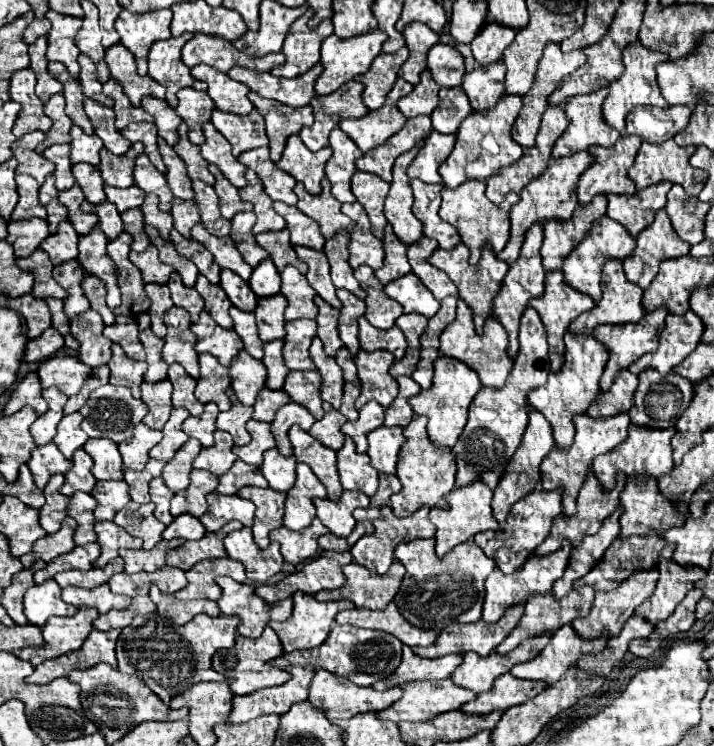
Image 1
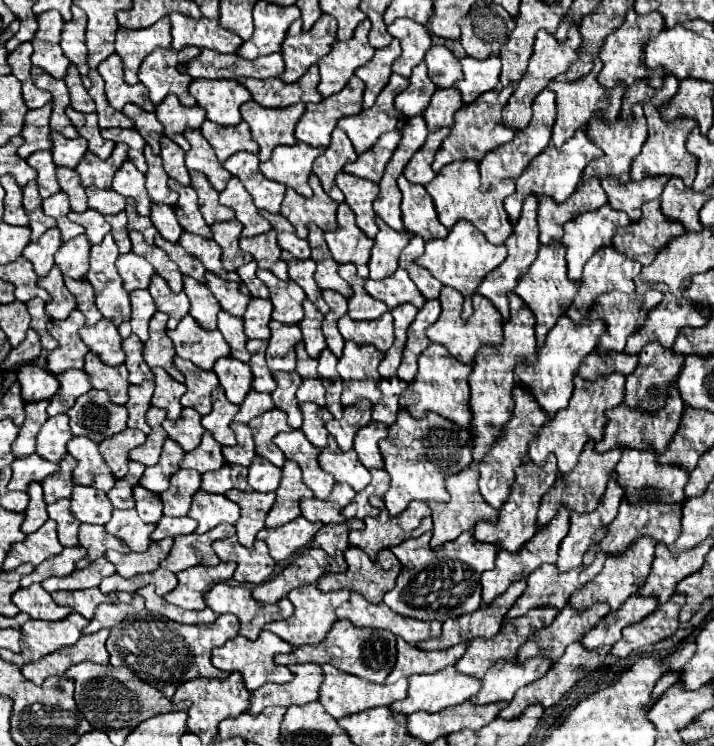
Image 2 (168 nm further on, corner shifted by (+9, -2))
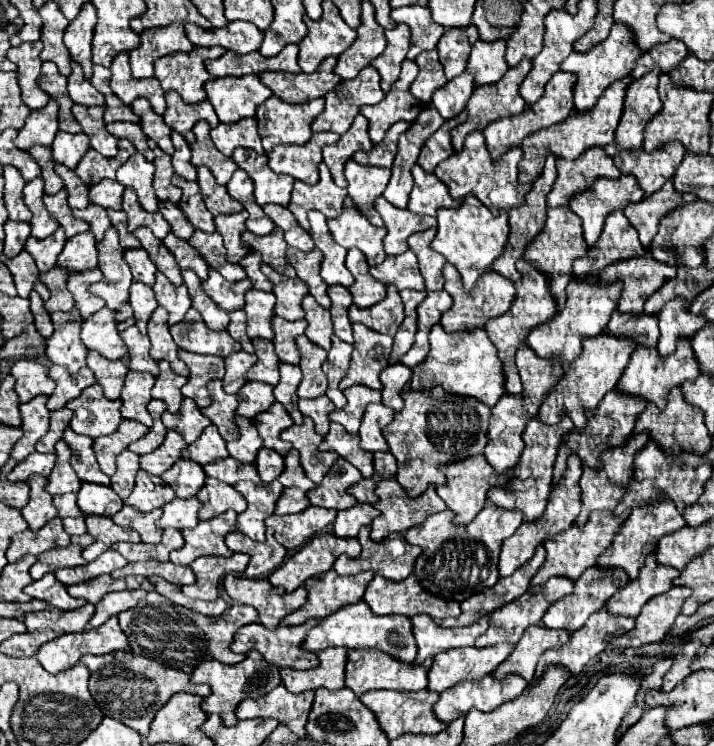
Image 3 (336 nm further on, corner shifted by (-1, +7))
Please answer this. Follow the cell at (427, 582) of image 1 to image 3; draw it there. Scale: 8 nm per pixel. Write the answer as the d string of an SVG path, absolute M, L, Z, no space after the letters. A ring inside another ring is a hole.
M488 502L482 514L478 514L478 518L474 518L474 522L470 524L458 526L452 522L452 518L454 512L450 510L432 514L420 526L412 526L406 532L406 542L422 548L414 570L422 586L432 594L462 602L478 590L494 586L494 582L498 582L498 556L502 542L516 532L524 516L520 510L504 510Z

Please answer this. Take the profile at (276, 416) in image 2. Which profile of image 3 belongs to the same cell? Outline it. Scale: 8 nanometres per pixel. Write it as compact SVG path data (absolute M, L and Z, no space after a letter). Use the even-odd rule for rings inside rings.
M274 402L266 412L258 414L254 418L254 426L258 430L258 434L264 440L264 446L270 450L276 450L280 456L286 456L290 452L290 442L280 440L280 432L292 426L292 420L288 418L286 410L282 410L282 406L278 406L278 402Z

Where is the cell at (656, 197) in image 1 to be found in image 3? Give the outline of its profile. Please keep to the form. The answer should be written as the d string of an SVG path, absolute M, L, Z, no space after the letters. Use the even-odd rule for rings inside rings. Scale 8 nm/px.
M670 142L668 146L660 146L652 152L646 152L644 148L622 150L612 158L622 174L634 174L644 192L652 194L654 190L658 190L658 186L672 178L682 156L684 146L680 142Z

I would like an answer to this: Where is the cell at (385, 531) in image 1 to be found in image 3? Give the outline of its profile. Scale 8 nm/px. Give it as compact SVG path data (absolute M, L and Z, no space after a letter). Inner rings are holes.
M380 480L376 484L376 490L374 492L378 494L378 502L374 506L380 510L380 516L374 518L374 522L372 522L372 534L370 536L376 542L380 542L382 538L386 538L392 532L406 532L410 526L422 524L430 514L436 514L436 512L444 512L446 510L446 502L436 494L434 486L430 486L418 498L410 498L406 494L406 490L396 480Z

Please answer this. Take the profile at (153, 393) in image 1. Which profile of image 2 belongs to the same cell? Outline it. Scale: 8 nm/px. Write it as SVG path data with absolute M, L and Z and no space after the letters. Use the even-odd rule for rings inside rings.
M146 381L140 385L130 385L128 389L128 427L142 429L146 435L152 431L152 427L146 423L146 411L150 409L150 399L154 393L154 381Z

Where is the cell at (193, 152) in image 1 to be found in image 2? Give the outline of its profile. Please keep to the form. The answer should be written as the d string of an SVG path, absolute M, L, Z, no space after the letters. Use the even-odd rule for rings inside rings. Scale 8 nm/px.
M166 135L162 137L162 153L160 153L162 161L164 161L164 169L166 173L176 179L182 185L190 185L190 175L188 169L184 165L184 151L172 143L172 139L168 139Z

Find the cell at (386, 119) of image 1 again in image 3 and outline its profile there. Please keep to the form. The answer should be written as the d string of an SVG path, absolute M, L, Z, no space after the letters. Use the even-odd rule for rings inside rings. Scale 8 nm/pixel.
M404 60L402 62L402 74L396 80L396 84L390 88L390 92L386 94L386 98L374 106L364 106L360 112L368 118L370 122L370 140L374 144L382 142L386 130L398 122L414 122L418 118L418 114L422 112L422 108L426 106L424 102L420 102L418 98L414 98L410 94L410 84L414 82L418 74L418 66L412 60Z

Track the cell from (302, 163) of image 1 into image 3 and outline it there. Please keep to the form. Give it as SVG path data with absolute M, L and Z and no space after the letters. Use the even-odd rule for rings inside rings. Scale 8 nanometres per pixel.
M320 132L312 134L304 146L274 146L268 154L268 166L276 174L288 174L304 184L318 182L318 164L322 162L322 148L338 142L338 134Z

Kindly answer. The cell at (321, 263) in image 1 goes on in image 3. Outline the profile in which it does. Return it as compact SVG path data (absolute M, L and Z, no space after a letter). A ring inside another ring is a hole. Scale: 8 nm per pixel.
M294 248L286 250L286 260L288 264L296 270L298 278L302 282L306 282L308 292L316 298L316 302L322 308L330 308L330 298L326 294L328 284L320 278L320 262L322 262L322 252L318 248L310 250L310 252L300 252Z

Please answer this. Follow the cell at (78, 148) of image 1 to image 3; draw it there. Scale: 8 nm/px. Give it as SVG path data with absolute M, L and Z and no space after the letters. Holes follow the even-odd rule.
M58 132L54 146L52 146L52 158L56 164L64 164L66 168L74 170L80 162L80 158L88 152L90 148L90 138L86 134L66 134Z

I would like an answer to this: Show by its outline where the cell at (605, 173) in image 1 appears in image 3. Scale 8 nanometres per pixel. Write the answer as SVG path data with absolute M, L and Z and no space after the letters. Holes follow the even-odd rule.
M654 66L652 72L648 72L640 80L634 80L628 86L624 112L616 128L614 142L604 148L608 156L614 156L620 150L642 146L642 130L646 122L662 108L658 96L658 76L660 76L660 66Z

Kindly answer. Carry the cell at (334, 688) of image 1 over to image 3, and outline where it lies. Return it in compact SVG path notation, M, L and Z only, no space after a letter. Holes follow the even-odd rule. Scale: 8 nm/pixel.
M362 648L350 650L346 664L346 688L354 690L356 696L362 696L370 690L396 690L396 692L418 692L428 686L428 670L432 666L432 658L424 664L406 664L382 650Z

